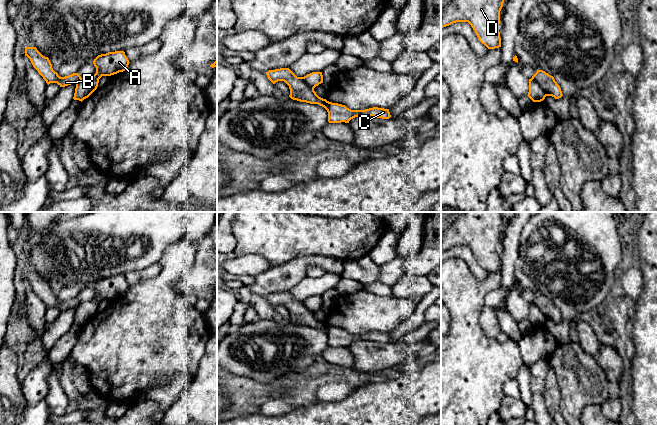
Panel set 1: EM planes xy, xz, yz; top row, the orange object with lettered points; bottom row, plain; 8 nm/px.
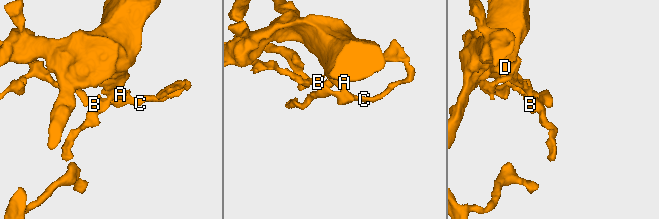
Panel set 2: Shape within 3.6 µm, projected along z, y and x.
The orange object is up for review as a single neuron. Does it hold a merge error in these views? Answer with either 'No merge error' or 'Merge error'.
Merge error

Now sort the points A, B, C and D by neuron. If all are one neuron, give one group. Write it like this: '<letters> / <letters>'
A D / B C

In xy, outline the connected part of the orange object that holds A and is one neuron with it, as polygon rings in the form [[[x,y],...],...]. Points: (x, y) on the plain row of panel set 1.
[[[124,275],[98,279],[93,285],[96,297],[90,301],[82,301],[76,307],[73,323],[82,326],[97,313],[99,303],[102,300],[111,300],[123,296],[127,293],[129,287]]]

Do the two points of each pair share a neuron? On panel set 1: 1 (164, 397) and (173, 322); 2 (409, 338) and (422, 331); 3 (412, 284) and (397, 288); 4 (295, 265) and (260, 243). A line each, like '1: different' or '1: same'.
1: same
2: same
3: same
4: different

